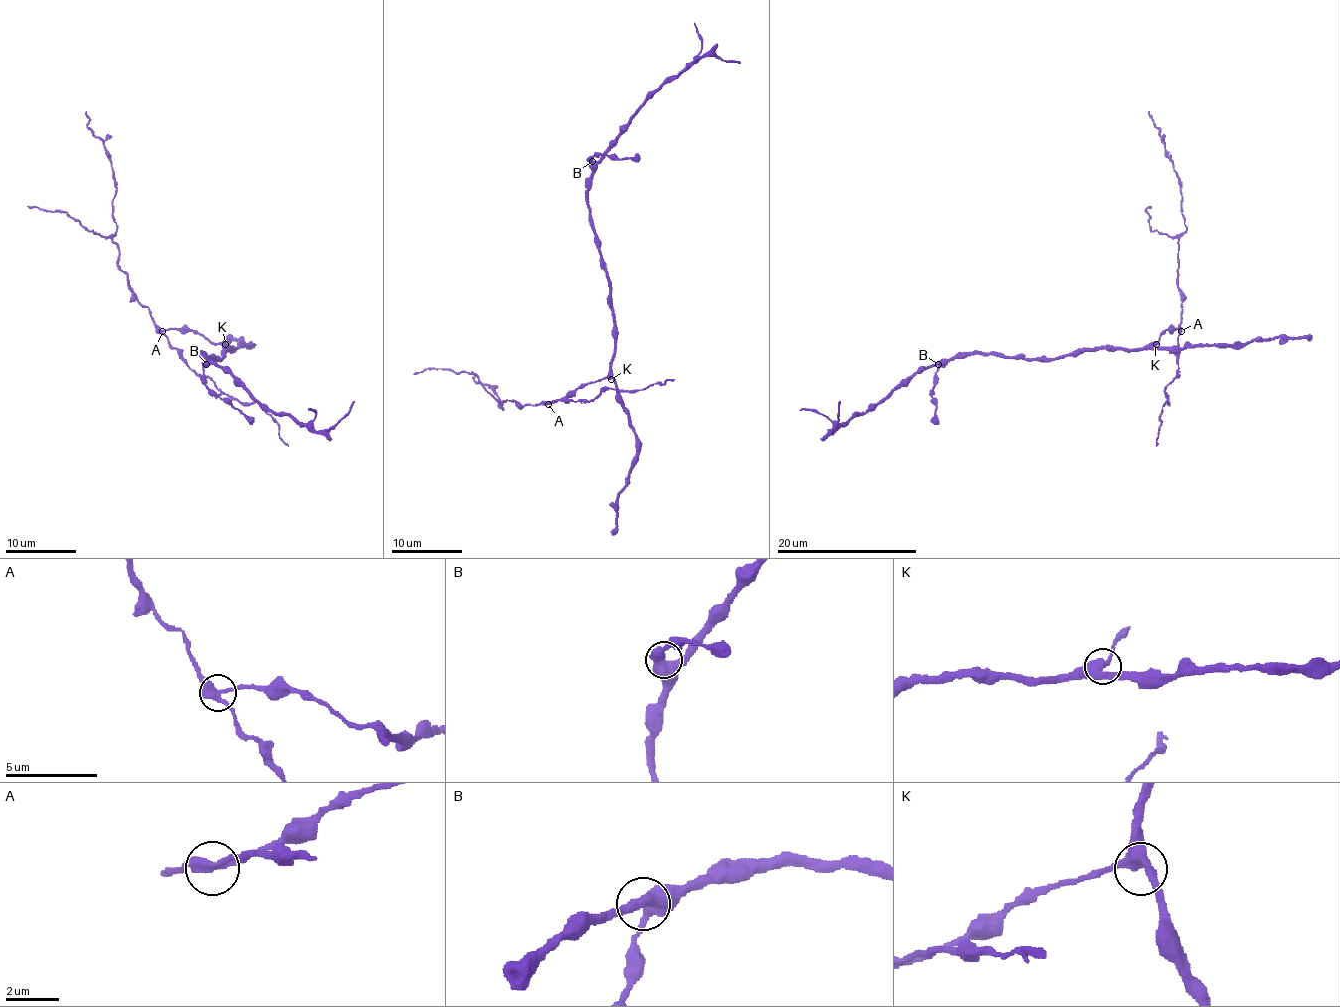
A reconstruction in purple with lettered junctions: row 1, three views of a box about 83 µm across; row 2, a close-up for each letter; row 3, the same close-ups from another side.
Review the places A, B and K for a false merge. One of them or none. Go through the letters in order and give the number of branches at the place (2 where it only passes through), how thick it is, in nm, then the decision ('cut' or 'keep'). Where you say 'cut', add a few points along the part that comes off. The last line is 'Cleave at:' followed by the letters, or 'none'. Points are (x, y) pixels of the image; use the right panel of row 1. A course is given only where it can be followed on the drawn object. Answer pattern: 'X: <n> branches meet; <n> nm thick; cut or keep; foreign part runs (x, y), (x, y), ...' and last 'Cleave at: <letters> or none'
A: 3 branches meet; 340 nm thick; cut; foreign part runs (1180, 330), (1178, 237), (1185, 230), (1180, 178), (1173, 169), (1171, 156), (1149, 111)
B: 3 branches meet; 440 nm thick; keep
K: 3 branches meet; 400 nm thick; keep
Cleave at: A

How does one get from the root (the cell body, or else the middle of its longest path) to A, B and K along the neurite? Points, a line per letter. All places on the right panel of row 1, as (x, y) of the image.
A: (1098, 348), (1150, 348), (1166, 330), (1180, 330)
B: (1098, 348), (1054, 358), (957, 353), (938, 364)
K: (1098, 348), (1138, 350), (1156, 344)

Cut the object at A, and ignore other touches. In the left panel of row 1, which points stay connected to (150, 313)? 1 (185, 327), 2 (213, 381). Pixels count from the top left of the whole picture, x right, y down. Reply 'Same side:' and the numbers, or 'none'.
Same side: 2

